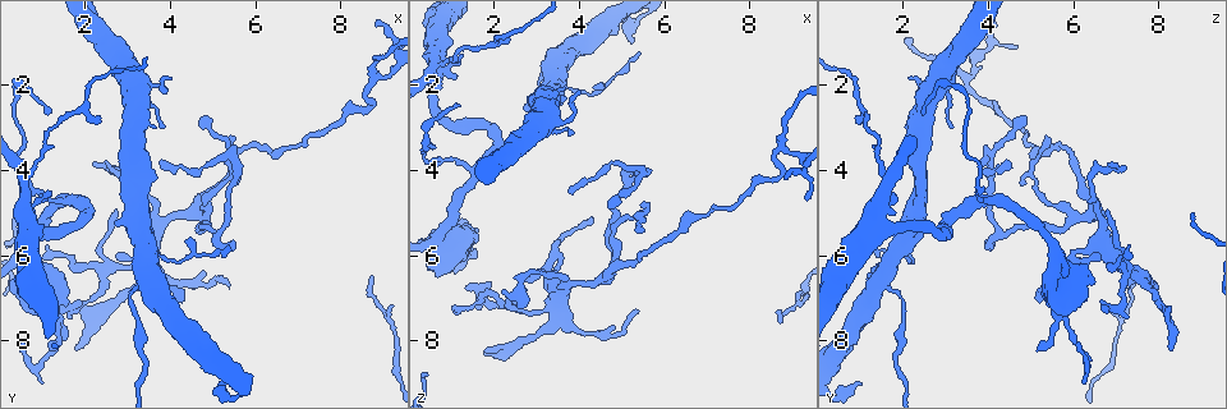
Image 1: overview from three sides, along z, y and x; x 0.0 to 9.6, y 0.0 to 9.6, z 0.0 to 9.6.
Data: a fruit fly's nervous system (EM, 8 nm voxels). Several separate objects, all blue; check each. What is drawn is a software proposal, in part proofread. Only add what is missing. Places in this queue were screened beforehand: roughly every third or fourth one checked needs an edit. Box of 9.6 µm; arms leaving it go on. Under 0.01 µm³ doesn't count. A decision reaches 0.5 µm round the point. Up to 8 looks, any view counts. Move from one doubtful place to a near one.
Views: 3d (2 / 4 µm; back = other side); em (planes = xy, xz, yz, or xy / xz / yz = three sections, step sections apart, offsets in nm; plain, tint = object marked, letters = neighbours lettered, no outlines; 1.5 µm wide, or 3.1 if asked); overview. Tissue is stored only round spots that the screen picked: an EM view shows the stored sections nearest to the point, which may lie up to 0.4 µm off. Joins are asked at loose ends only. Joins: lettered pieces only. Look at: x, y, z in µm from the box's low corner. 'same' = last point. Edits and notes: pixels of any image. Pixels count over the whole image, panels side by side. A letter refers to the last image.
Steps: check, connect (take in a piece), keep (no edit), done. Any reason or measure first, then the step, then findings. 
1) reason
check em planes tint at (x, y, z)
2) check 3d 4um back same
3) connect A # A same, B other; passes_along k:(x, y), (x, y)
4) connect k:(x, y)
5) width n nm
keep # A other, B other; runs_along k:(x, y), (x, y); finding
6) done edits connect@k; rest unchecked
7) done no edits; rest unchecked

thin end
check 3d 4um at (1.70, 8.15, 8.35)

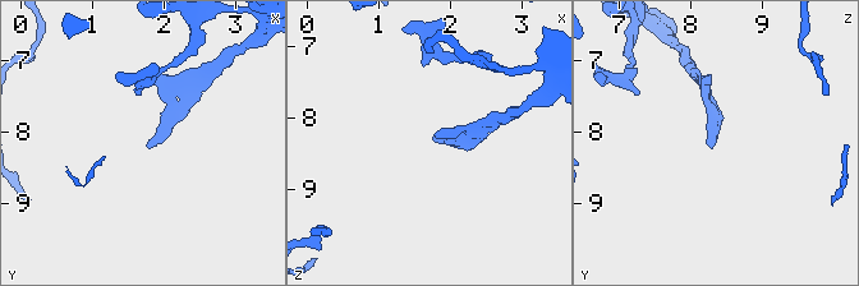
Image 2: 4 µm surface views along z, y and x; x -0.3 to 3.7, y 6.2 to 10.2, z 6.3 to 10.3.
shape alone is not enough
check em yz step 4 tint at (1.75, 8.20, 8.30)

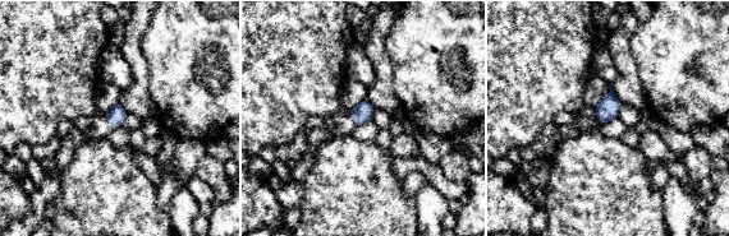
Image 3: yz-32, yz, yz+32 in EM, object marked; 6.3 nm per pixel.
check em planes letters same

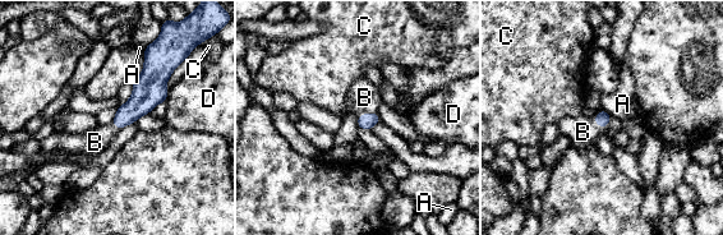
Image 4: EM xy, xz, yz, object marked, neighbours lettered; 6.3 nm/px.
connect B # A other, B same, C other, D other; passes_along 4:(368, 120), (367, 114), (364, 97); the neuron continues

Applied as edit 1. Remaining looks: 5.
redraw
check overview

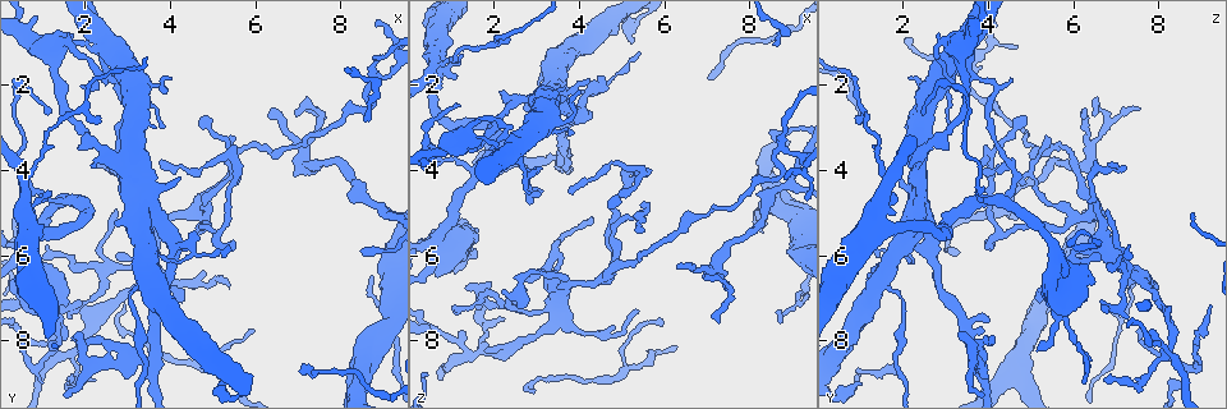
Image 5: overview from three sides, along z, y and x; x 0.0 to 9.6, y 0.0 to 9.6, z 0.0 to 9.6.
thin end
check em xy step 4 tint at (5.50, 5.60, 3.95)

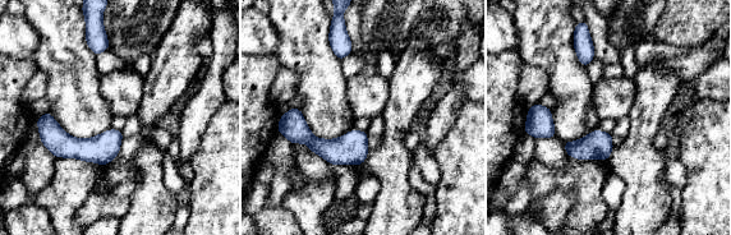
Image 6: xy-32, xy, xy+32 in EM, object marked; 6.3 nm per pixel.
cut it another way
check em planes letters same

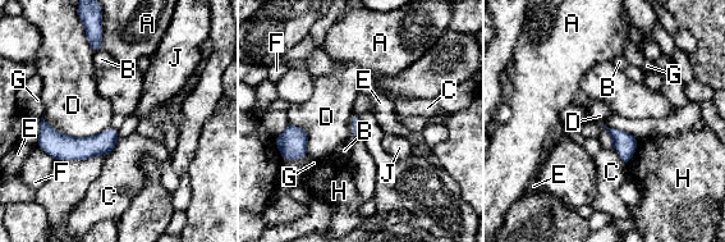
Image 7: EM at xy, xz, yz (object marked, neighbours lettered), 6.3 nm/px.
keep # A other, B other, C other, D other, E other, F other, G other, H other, J other; runs_along 7:(114, 133), (93, 146), (42, 142); no lettered piece goes on from it

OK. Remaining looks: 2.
an open end
check em planes letters at (8.50, 5.90, 3.05)

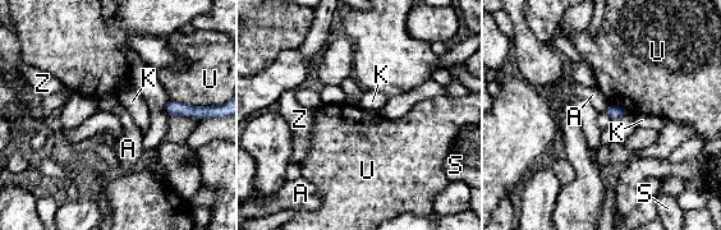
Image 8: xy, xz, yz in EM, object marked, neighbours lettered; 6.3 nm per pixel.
keep # A other, K other, S other, U other, Z other; no lettered piece goes on from it

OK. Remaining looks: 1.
done edits connect@4; rest unchecked

